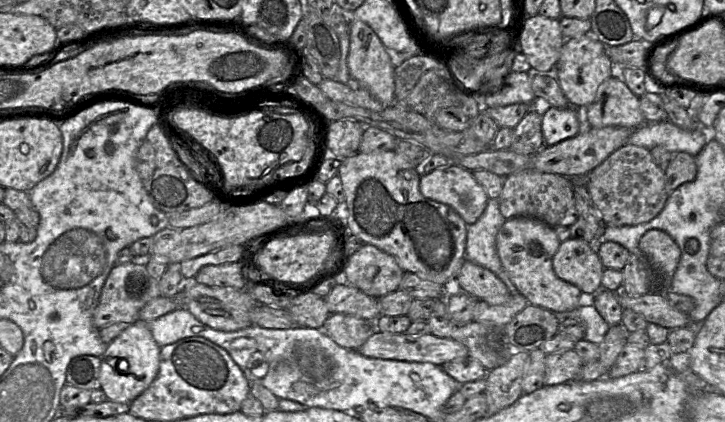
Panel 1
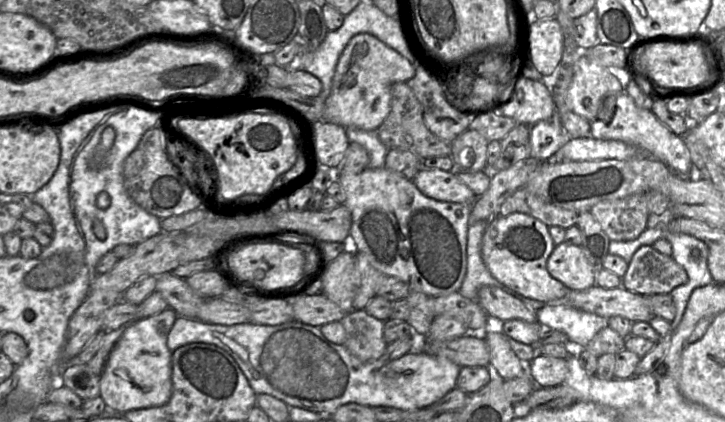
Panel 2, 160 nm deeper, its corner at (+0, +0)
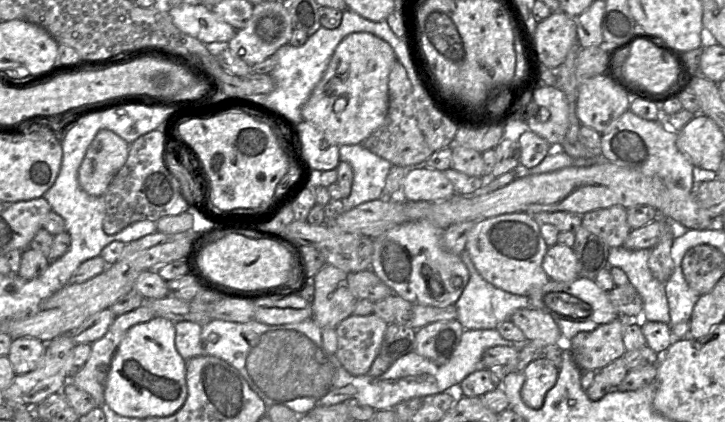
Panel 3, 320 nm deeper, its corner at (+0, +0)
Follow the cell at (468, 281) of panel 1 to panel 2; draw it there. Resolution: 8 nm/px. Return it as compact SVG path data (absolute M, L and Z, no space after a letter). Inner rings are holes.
M481 287L478 291L477 301L493 324L512 319L521 319L529 323L537 322L534 310L529 309L521 300L511 296L501 288Z

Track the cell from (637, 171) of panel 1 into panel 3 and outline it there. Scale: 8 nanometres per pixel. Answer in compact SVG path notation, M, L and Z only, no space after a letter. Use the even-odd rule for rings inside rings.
M611 206L582 215L582 226L604 240L610 248L624 244L631 228L627 222L627 208Z

